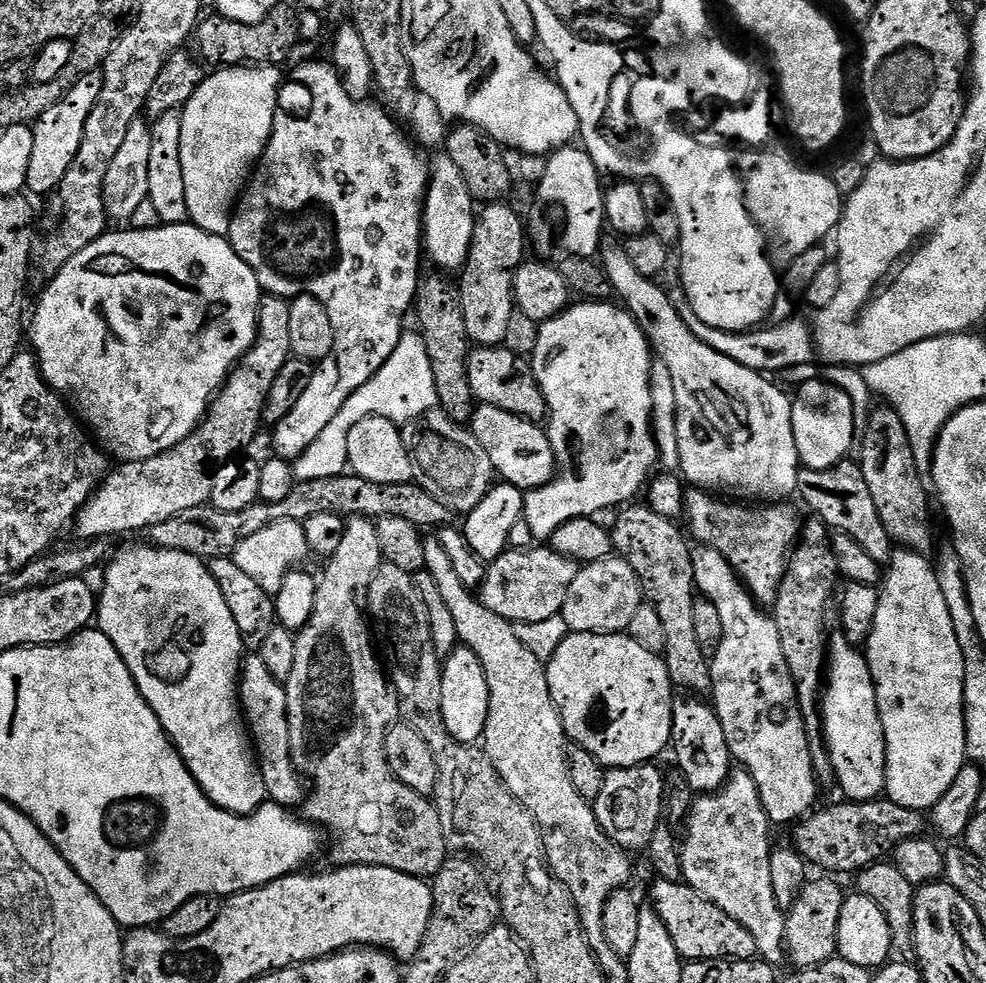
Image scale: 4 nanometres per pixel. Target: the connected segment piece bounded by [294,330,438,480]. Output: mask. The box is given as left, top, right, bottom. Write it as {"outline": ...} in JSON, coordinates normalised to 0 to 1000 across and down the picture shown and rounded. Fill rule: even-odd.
{"outline":[[[414,336],[406,343],[404,352],[400,352],[400,360],[391,364],[391,368],[371,389],[371,393],[363,393],[355,405],[343,417],[343,425],[318,446],[318,450],[307,462],[300,465],[298,479],[301,488],[317,488],[318,486],[335,486],[346,483],[347,470],[353,467],[353,443],[367,425],[386,423],[403,433],[409,433],[424,426],[444,412],[444,397],[440,393],[440,376],[436,374],[436,360],[432,360],[432,348],[425,337]]]}

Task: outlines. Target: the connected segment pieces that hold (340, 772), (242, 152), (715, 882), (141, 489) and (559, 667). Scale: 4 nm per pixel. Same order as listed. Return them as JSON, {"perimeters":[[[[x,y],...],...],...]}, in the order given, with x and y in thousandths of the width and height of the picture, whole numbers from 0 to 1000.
{"perimeters":[[[[359,525],[350,532],[347,552],[339,564],[332,567],[329,583],[324,583],[318,608],[318,625],[314,625],[314,633],[299,644],[300,660],[298,661],[298,682],[294,682],[294,690],[290,693],[290,710],[292,711],[292,733],[294,734],[294,767],[296,777],[304,784],[304,788],[314,795],[314,805],[309,809],[306,819],[307,833],[337,845],[337,879],[341,881],[356,881],[370,879],[404,885],[408,889],[425,891],[427,893],[441,893],[448,885],[450,876],[455,874],[456,864],[452,852],[448,848],[448,836],[441,817],[433,810],[426,810],[416,800],[412,800],[404,791],[400,791],[400,783],[396,783],[396,775],[391,775],[391,747],[398,738],[407,731],[406,715],[401,703],[383,670],[382,660],[379,658],[379,643],[373,640],[373,597],[379,592],[381,583],[385,580],[387,567],[383,555],[383,539],[380,532],[372,525]]],[[[227,67],[216,75],[208,76],[197,92],[197,96],[191,101],[185,113],[185,182],[189,185],[189,214],[193,227],[199,231],[209,234],[218,240],[230,241],[233,230],[235,229],[235,218],[240,215],[241,204],[260,170],[264,165],[264,159],[268,155],[268,150],[272,148],[272,141],[278,128],[278,120],[282,113],[280,101],[284,98],[284,72],[280,67]]],[[[746,783],[728,805],[707,809],[699,824],[697,842],[698,851],[695,855],[693,851],[690,864],[693,898],[736,926],[744,938],[757,942],[765,950],[770,976],[784,983],[796,980],[797,928],[789,922],[785,901],[781,901],[781,869],[785,859],[779,856],[781,835],[765,791],[759,785]]],[[[265,300],[260,347],[235,375],[226,395],[215,404],[201,434],[185,450],[156,466],[119,471],[81,516],[75,530],[76,548],[88,551],[126,545],[129,541],[145,542],[160,535],[160,531],[168,531],[168,527],[176,527],[176,523],[185,523],[185,519],[197,519],[212,512],[217,482],[229,469],[242,465],[246,461],[243,459],[266,436],[274,393],[278,393],[278,385],[282,385],[295,362],[294,308],[287,301]]],[[[582,643],[573,648],[558,672],[554,675],[556,686],[556,697],[558,698],[558,706],[560,712],[564,715],[564,721],[568,724],[568,729],[572,736],[573,750],[579,756],[588,757],[594,763],[598,763],[598,767],[602,767],[602,771],[606,771],[614,782],[618,781],[638,781],[644,777],[655,777],[664,774],[665,768],[672,761],[678,760],[682,752],[682,713],[684,711],[684,697],[680,686],[675,682],[672,670],[666,664],[655,661],[652,657],[647,657],[647,653],[643,653],[635,645],[626,645],[624,643]]]]}

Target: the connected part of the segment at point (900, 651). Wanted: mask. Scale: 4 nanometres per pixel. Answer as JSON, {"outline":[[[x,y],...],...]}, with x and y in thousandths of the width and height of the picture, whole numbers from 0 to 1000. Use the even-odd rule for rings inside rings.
{"outline":[[[910,556],[905,563],[903,577],[896,583],[895,593],[890,601],[890,625],[886,625],[886,641],[882,641],[882,649],[878,656],[880,681],[886,694],[890,726],[895,730],[895,743],[899,751],[899,791],[897,801],[900,813],[911,816],[911,820],[919,820],[923,824],[937,826],[943,824],[963,804],[968,791],[980,776],[980,739],[978,738],[978,666],[976,657],[972,657],[972,645],[968,645],[968,633],[963,629],[963,620],[959,616],[959,604],[955,604],[955,596],[951,596],[951,584],[946,571],[933,562],[924,562],[921,557]]]}

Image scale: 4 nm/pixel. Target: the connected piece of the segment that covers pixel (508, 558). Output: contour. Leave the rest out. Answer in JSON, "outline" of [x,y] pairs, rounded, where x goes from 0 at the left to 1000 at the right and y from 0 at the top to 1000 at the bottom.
{"outline":[[[559,555],[519,557],[512,560],[504,570],[495,574],[495,583],[485,599],[485,605],[493,617],[501,621],[501,625],[509,625],[509,629],[522,634],[551,633],[571,624],[574,604],[578,604],[578,592],[582,592],[582,588],[588,580],[589,575],[570,564],[566,564]]]}

